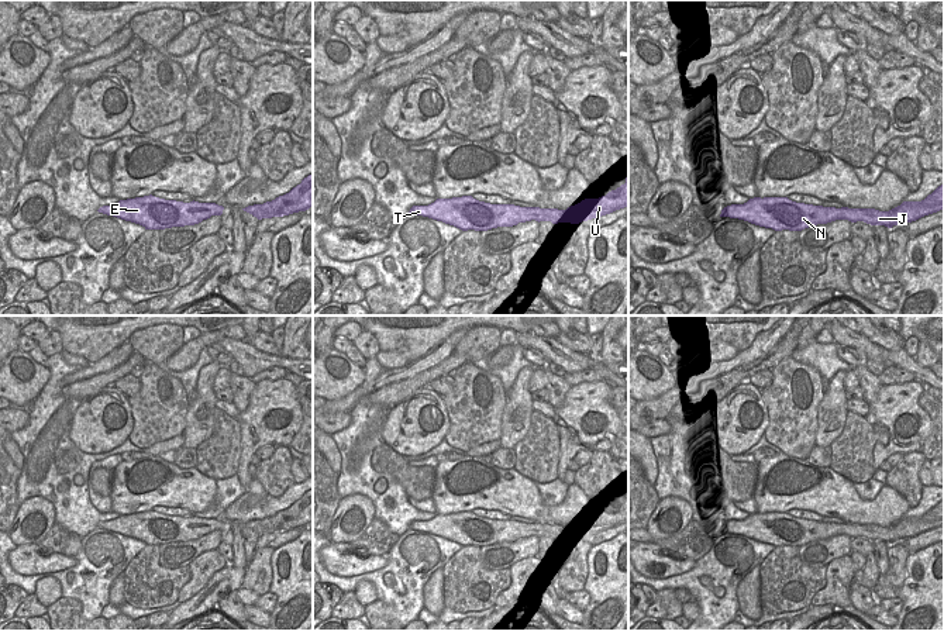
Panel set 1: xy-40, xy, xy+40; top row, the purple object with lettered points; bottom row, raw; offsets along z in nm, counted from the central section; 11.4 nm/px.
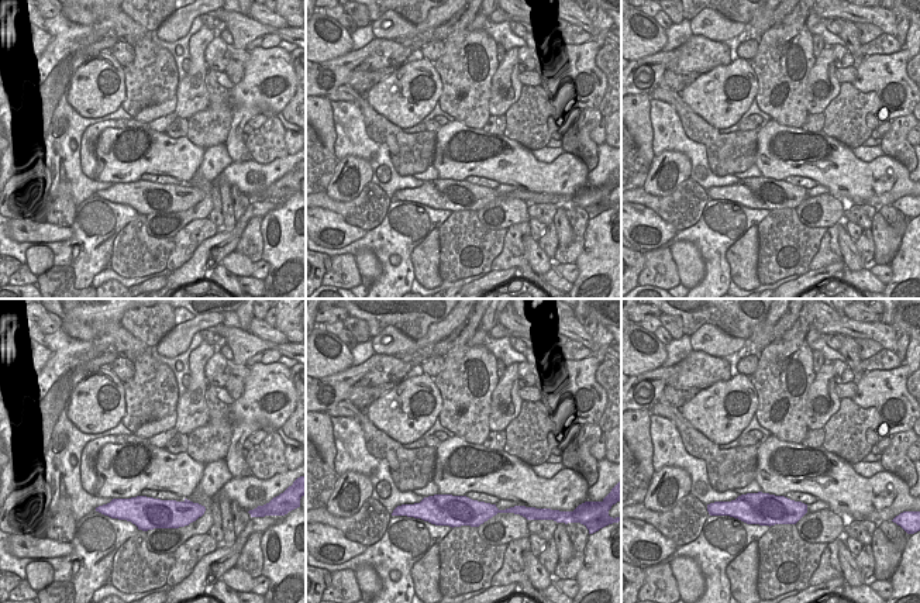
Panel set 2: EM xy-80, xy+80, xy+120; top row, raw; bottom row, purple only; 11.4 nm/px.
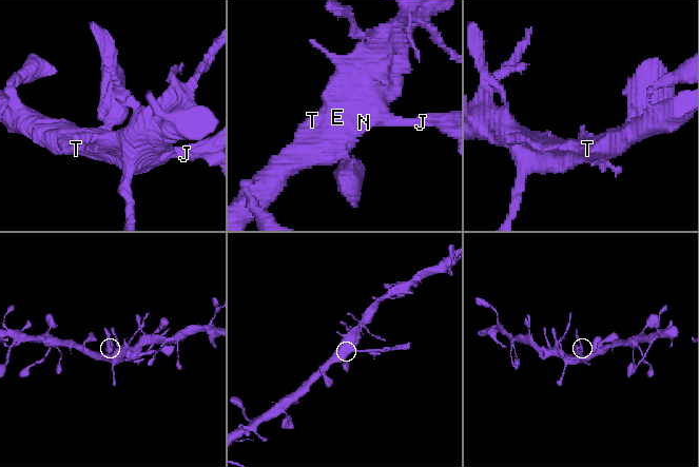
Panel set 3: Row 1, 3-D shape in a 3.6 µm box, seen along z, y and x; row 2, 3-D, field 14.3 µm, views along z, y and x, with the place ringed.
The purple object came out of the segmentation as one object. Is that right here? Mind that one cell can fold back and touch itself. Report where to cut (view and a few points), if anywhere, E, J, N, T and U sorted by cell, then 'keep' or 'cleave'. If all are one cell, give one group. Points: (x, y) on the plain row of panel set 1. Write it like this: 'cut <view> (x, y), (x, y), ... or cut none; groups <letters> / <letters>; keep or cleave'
cut xy (538, 523), (530, 526), (527, 535); groups E N T / J U; cleave

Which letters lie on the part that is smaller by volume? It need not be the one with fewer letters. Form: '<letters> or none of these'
J, U

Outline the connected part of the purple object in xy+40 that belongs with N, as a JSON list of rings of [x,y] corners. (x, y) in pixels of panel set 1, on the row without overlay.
[[[754,513],[744,520],[724,523],[720,532],[744,535],[775,546],[802,546],[812,541],[844,535],[847,524],[796,518],[788,513]]]

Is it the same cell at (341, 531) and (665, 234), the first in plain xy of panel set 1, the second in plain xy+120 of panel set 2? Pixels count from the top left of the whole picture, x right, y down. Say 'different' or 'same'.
different

